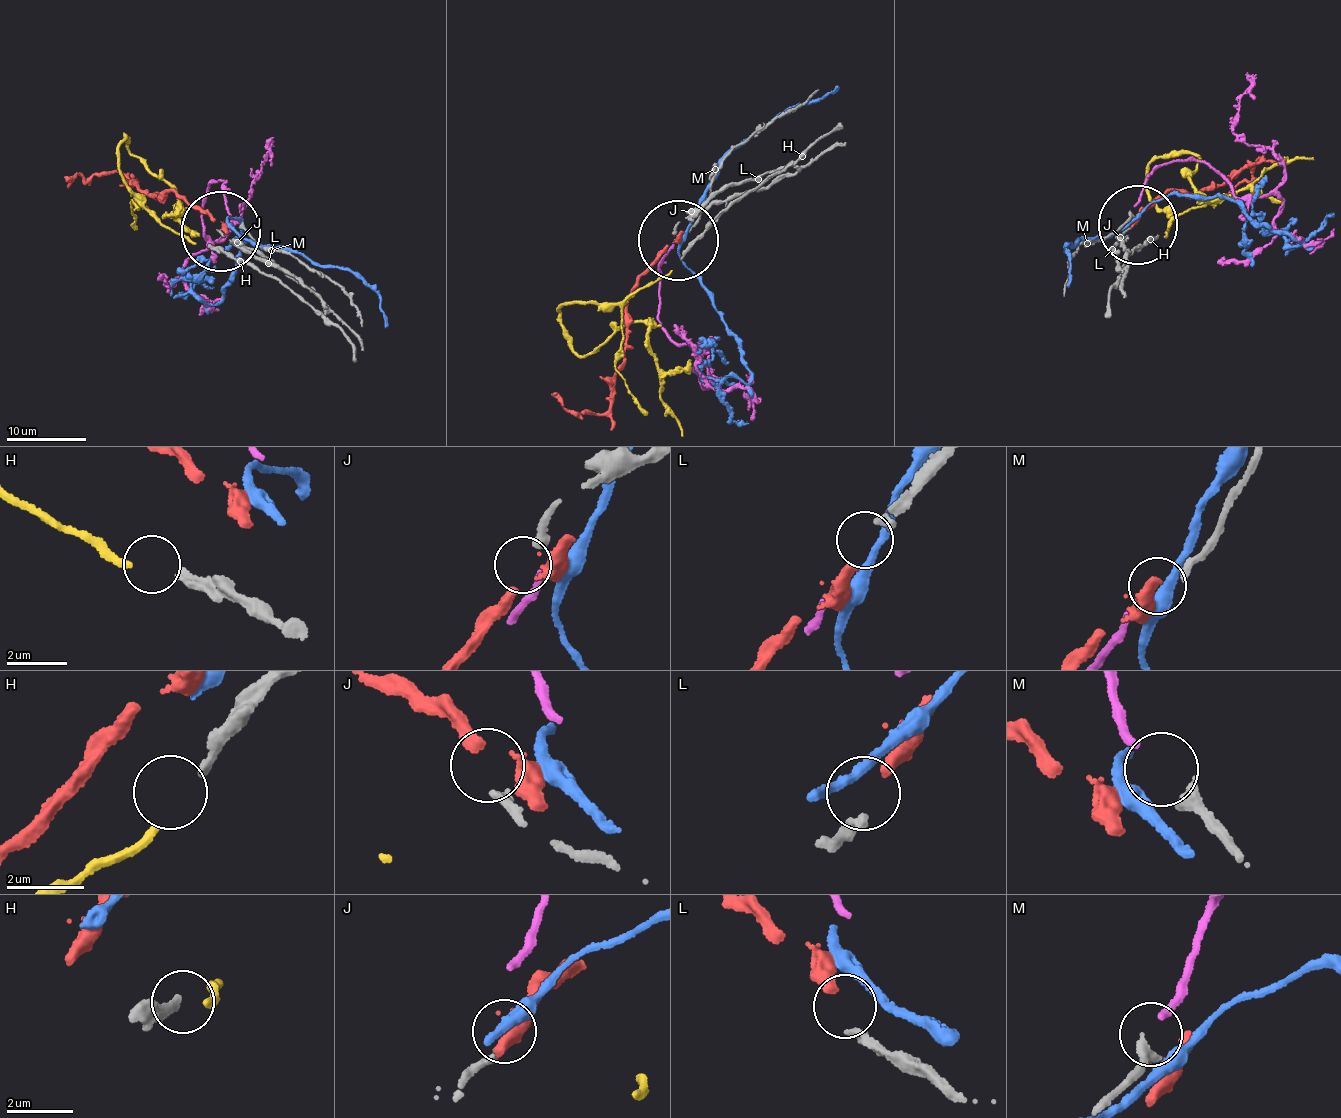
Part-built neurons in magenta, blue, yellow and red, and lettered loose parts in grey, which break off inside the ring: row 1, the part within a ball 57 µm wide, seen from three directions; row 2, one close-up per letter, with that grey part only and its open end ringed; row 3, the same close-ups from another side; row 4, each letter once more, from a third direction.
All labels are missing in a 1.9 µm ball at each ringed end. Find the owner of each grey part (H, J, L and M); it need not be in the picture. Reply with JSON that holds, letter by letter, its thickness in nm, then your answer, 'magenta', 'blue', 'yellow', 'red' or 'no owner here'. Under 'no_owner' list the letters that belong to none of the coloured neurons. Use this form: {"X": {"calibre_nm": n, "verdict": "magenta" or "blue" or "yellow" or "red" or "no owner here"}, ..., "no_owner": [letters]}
{"H": {"calibre_nm": 240, "verdict": "yellow"}, "J": {"calibre_nm": 240, "verdict": "no owner here"}, "L": {"calibre_nm": 280, "verdict": "red"}, "M": {"calibre_nm": 340, "verdict": "magenta"}, "no_owner": ["J"]}

